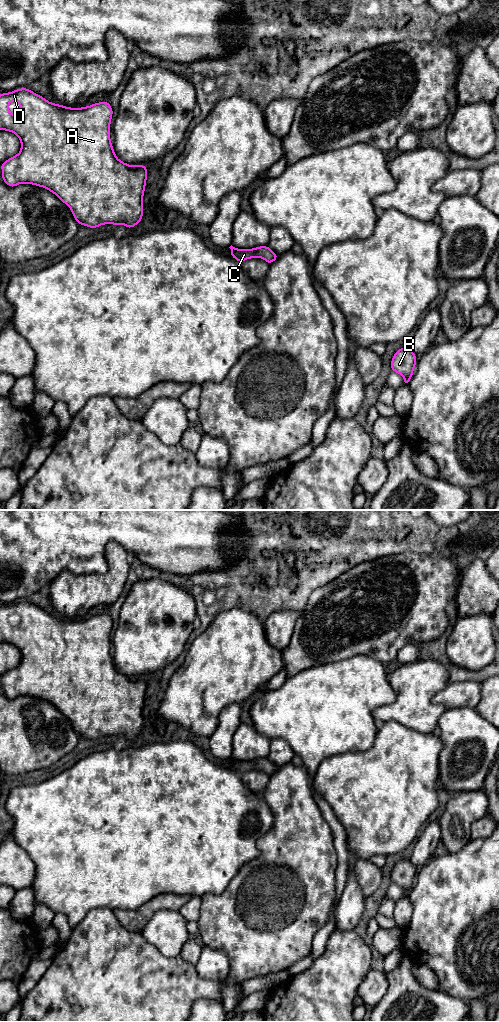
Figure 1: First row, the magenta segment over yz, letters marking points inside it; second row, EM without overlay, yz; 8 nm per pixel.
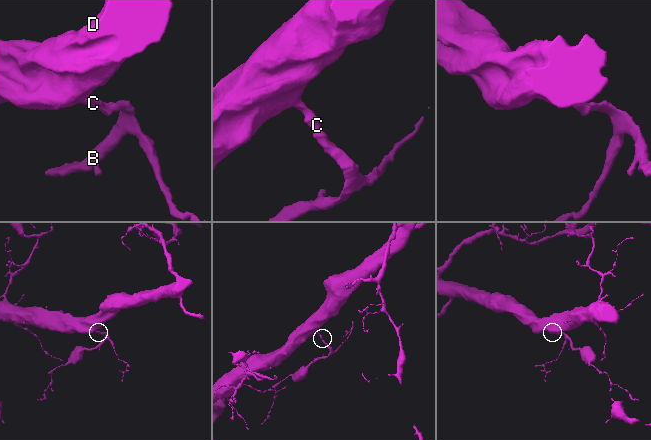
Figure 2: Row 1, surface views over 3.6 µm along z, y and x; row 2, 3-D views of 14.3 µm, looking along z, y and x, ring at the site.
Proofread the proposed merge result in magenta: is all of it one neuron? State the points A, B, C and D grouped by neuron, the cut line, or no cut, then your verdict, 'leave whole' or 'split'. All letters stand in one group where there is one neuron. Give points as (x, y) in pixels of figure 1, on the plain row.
A B C D | no cut | leave whole

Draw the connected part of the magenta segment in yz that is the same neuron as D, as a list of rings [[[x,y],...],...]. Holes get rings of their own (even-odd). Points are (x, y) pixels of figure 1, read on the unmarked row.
[[[28,600],[0,606],[0,642],[15,645],[21,653],[21,663],[0,677],[2,692],[9,699],[26,695],[46,700],[71,721],[80,737],[94,741],[103,736],[124,736],[126,740],[133,740],[143,729],[142,712],[148,684],[146,677],[131,678],[116,669],[110,653],[112,627],[112,619],[107,613],[70,620],[53,616]],[[12,613],[20,616],[18,627],[9,624],[8,617]]]

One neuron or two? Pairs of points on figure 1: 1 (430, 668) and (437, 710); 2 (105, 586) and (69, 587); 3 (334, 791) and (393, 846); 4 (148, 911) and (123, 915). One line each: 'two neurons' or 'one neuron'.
1: one neuron
2: one neuron
3: one neuron
4: one neuron

